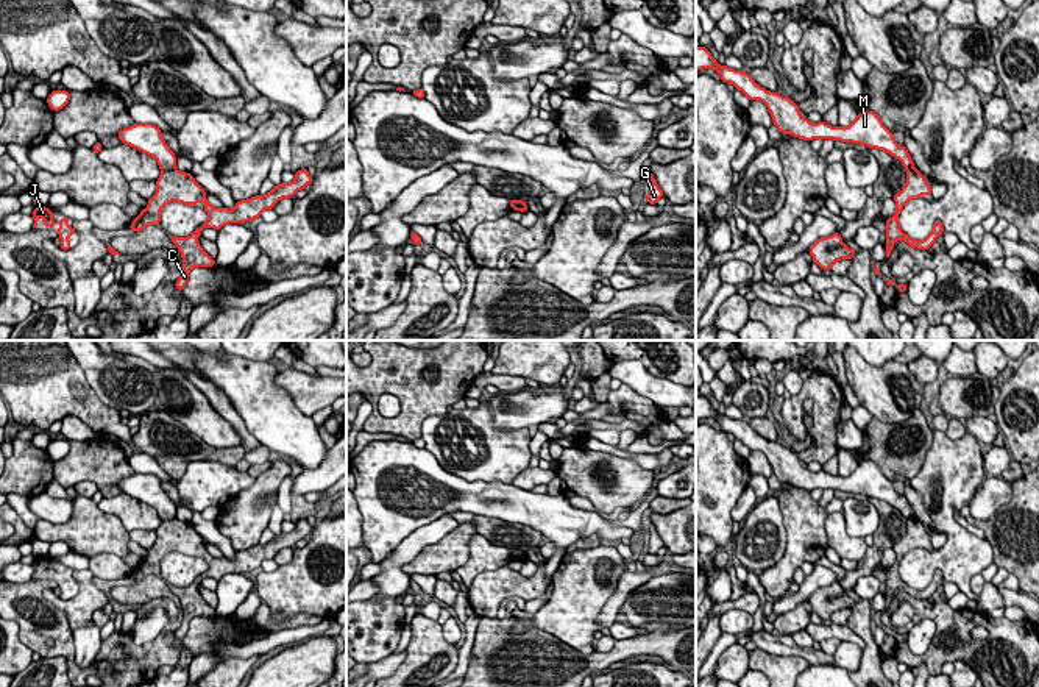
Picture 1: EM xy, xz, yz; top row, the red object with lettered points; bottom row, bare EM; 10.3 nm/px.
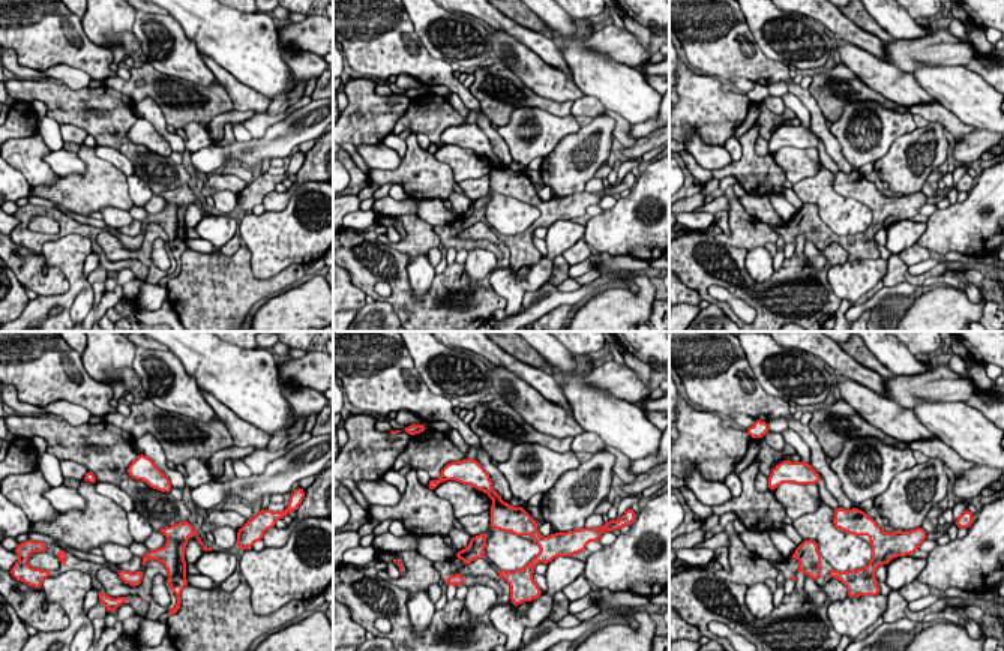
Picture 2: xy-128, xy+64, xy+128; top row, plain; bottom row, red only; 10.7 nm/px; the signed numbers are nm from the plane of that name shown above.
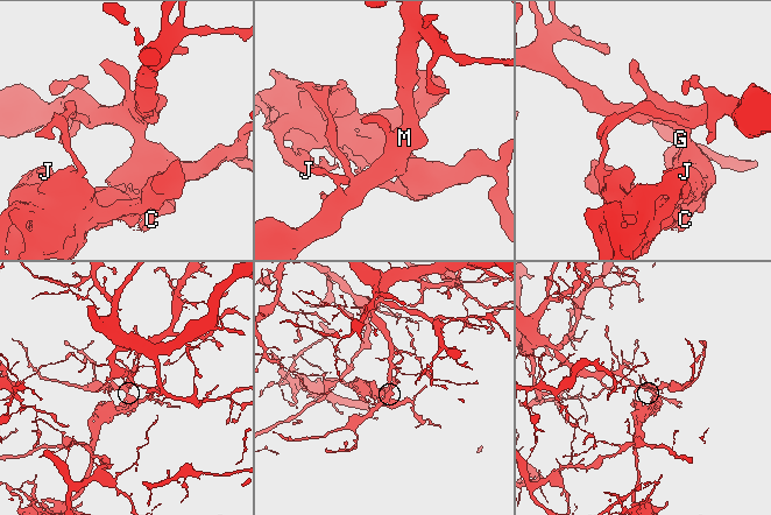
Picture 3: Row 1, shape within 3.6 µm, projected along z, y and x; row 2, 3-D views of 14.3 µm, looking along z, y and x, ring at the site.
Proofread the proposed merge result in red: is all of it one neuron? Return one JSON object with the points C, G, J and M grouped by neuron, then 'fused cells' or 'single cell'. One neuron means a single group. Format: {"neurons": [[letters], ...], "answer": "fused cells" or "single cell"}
{"neurons": [["C", "G", "J"], ["M"]], "answer": "fused cells"}

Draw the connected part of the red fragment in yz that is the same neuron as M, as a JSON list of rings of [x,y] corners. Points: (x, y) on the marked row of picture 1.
[[[699,45],[696,47],[696,70],[702,69],[715,69],[722,83],[733,84],[735,89],[741,91],[750,101],[763,101],[774,125],[782,134],[791,134],[808,142],[813,139],[833,139],[860,144],[889,153],[899,159],[906,170],[914,167],[908,148],[895,142],[891,130],[883,125],[881,119],[874,111],[861,111],[846,128],[839,125],[832,126],[824,120],[813,123],[800,116],[797,103],[794,103],[789,97],[782,97],[777,92],[766,91],[744,70],[719,66],[710,50]]]

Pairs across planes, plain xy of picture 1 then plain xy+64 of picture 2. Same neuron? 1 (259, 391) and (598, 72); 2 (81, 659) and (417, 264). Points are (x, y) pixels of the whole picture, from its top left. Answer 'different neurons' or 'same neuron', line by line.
1: same neuron
2: same neuron

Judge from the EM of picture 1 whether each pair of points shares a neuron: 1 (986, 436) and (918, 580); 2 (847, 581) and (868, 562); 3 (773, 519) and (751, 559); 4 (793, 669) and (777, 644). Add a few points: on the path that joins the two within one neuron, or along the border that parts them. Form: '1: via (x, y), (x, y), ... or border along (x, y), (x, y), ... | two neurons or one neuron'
1: border along (968, 431), (977, 441) | two neurons
2: via (852, 576), (863, 567) | one neuron
3: via (773, 530), (773, 541), (762, 551) | one neuron
4: border along (758, 648), (776, 654), (797, 654), (808, 664) | two neurons

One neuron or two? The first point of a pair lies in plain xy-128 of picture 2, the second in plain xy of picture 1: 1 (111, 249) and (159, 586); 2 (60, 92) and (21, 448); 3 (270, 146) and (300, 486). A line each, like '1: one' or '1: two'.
1: one
2: two
3: one

